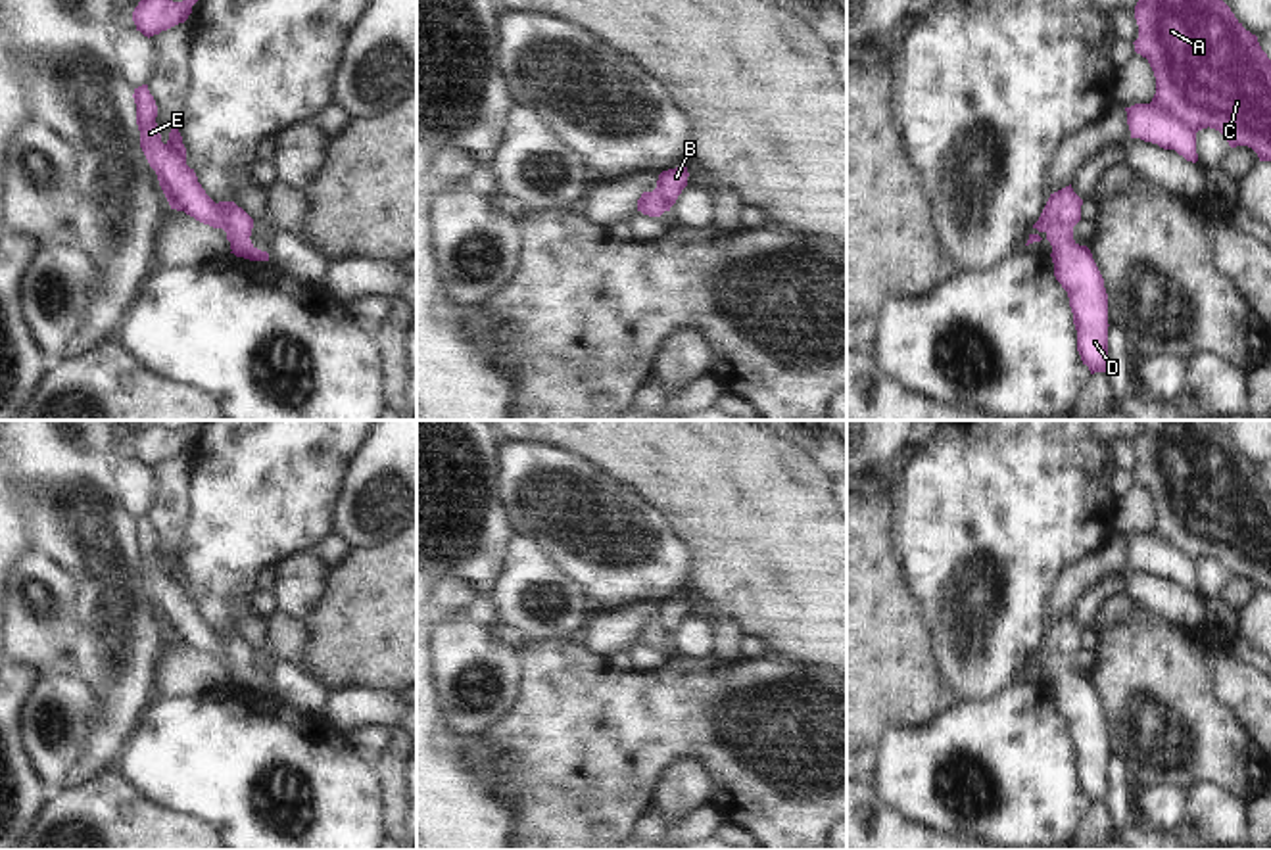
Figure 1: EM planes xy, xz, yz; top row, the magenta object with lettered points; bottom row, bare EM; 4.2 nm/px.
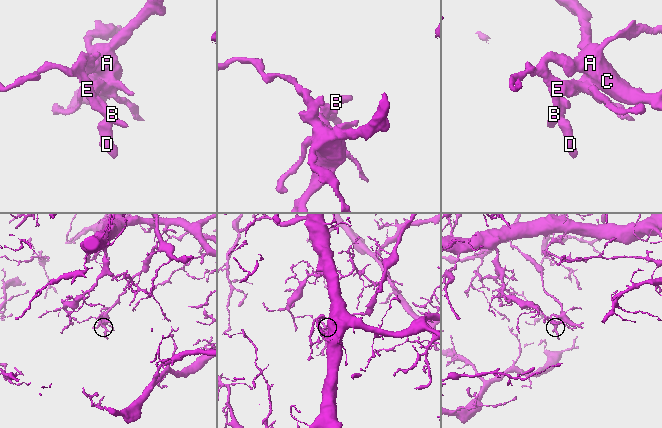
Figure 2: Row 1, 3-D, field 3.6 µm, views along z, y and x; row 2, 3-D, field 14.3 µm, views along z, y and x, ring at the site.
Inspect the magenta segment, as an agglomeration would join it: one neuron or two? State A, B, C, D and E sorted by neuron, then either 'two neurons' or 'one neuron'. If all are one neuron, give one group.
A B C / D E; two neurons

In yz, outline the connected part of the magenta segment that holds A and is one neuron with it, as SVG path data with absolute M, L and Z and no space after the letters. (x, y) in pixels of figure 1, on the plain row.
M1139 420L1135 449L1139 455L1135 482L1148 489L1156 507L1150 533L1173 543L1192 562L1215 558L1231 578L1248 576L1259 591L1271 591L1271 489L1231 437L1210 420Z

